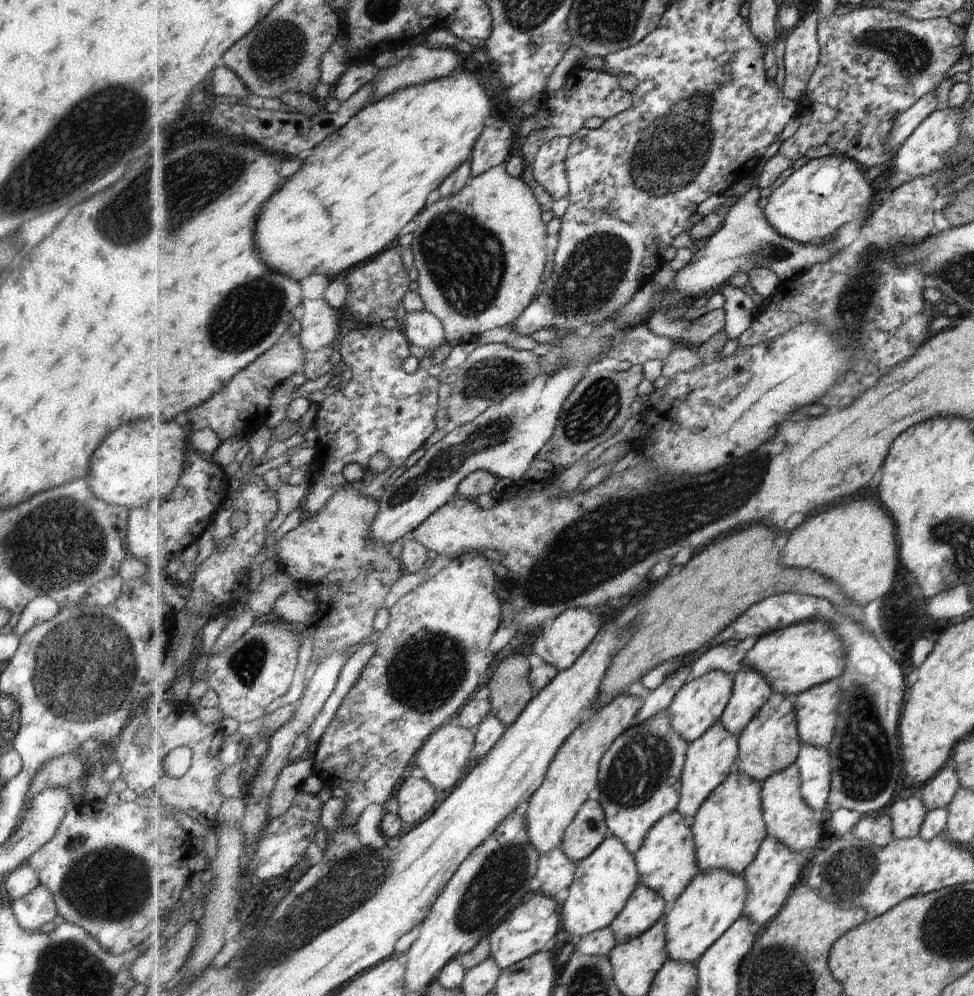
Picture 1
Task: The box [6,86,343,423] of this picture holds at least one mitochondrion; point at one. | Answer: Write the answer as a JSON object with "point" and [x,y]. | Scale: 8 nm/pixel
{"point":[121,224]}

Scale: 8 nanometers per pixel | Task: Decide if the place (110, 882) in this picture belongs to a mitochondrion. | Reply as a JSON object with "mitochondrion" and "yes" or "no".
{"mitochondrion":"yes"}

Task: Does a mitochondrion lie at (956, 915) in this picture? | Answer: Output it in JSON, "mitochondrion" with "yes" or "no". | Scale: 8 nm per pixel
{"mitochondrion":"yes"}

